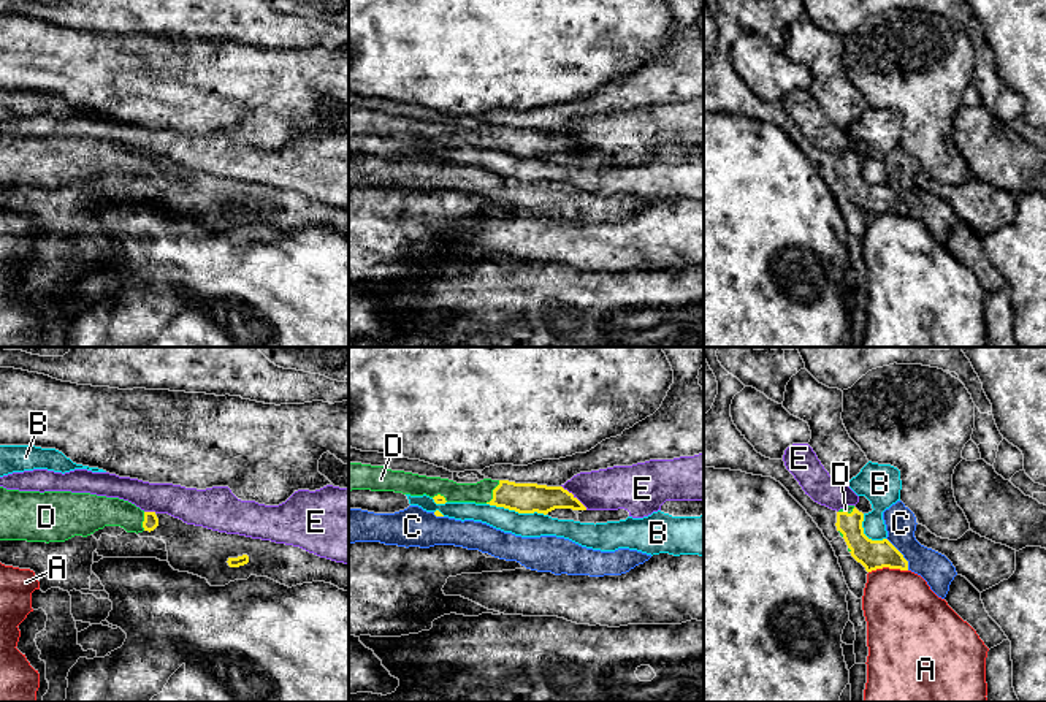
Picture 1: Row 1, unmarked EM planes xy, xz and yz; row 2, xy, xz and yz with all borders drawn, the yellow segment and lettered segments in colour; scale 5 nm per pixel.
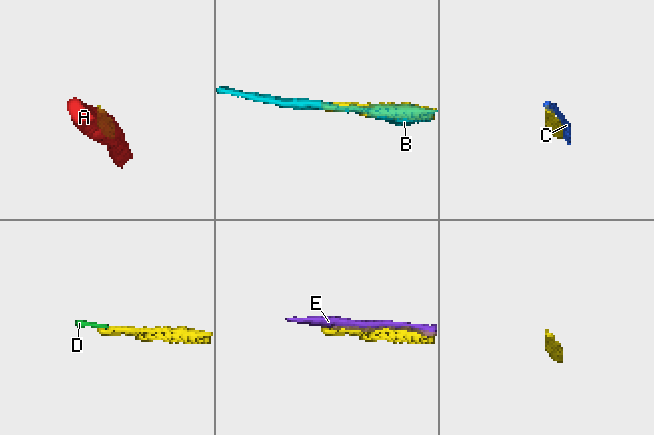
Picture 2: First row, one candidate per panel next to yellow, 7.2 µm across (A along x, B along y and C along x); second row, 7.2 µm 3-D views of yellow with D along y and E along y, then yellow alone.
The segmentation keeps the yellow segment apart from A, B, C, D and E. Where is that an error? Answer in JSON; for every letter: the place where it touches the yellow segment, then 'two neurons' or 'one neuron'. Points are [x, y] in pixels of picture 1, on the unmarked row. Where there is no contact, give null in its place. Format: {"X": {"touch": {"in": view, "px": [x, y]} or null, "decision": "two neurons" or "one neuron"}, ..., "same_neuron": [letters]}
{"A": {"touch": {"in": "yz", "px": [888, 211]}, "decision": "two neurons"}, "B": {"touch": {"in": "xz", "px": [517, 156]}, "decision": "two neurons"}, "C": {"touch": {"in": "yz", "px": [900, 198]}, "decision": "two neurons"}, "D": {"touch": {"in": "xz", "px": [493, 138]}, "decision": "one neuron"}, "E": {"touch": {"in": "xz", "px": [572, 141]}, "decision": "two neurons"}, "same_neuron": ["D"]}

